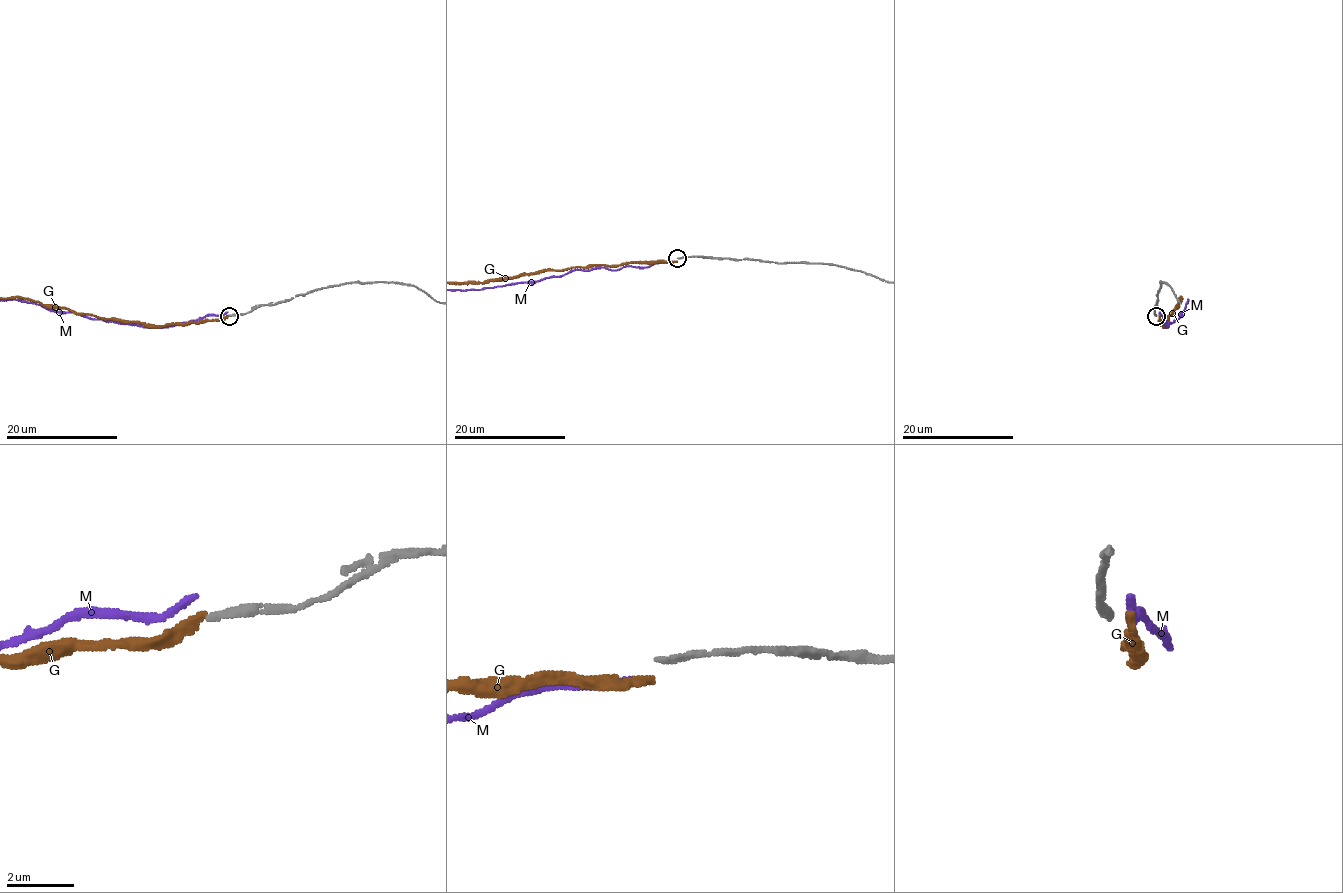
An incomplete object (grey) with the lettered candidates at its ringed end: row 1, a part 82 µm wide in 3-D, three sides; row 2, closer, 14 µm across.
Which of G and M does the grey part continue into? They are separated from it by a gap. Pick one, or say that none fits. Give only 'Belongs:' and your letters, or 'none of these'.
Belongs: none of these

